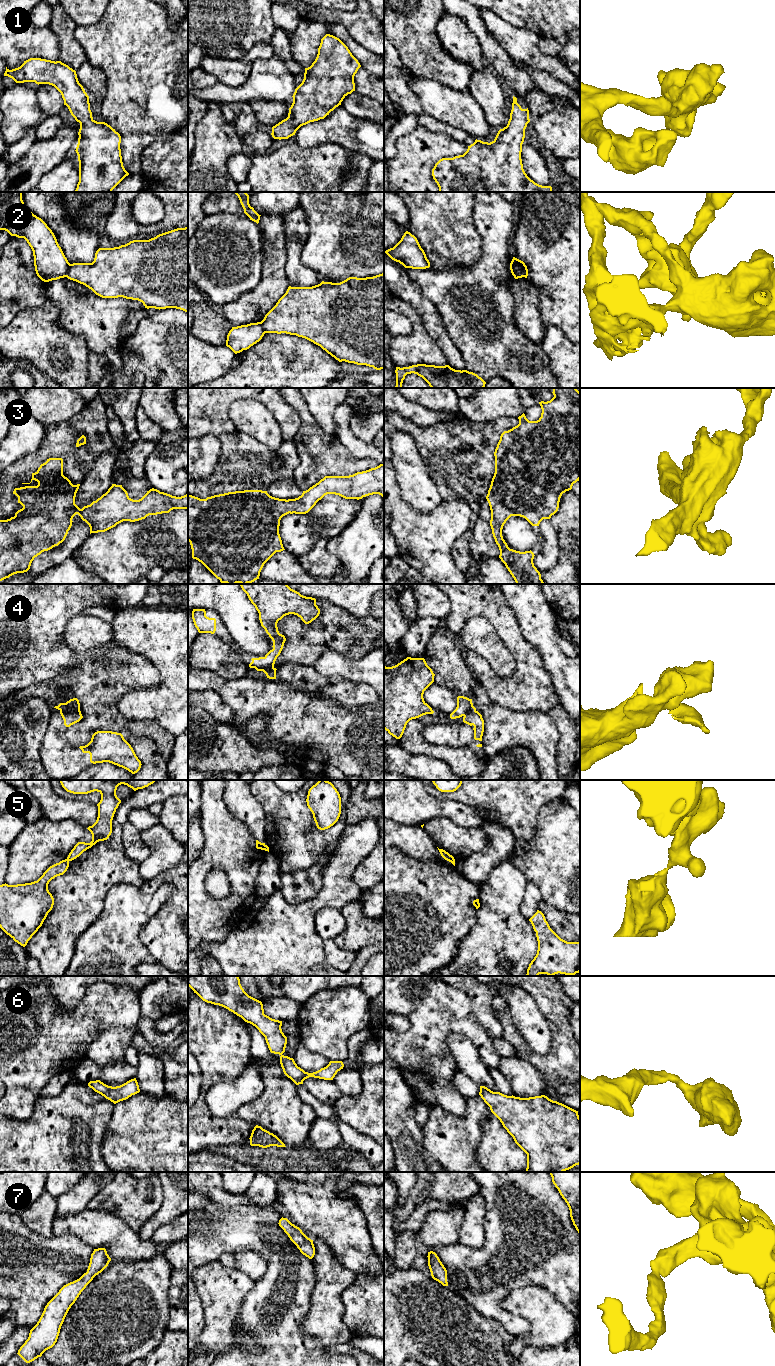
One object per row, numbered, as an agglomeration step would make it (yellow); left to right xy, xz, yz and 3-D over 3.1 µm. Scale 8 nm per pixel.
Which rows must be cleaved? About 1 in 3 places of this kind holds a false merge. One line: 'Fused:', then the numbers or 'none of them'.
Fused: 2, 4, 5

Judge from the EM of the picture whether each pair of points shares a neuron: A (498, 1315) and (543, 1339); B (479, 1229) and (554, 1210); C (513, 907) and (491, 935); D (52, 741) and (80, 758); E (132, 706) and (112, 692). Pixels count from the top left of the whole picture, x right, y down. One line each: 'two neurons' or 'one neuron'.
A: two neurons
B: two neurons
C: one neuron
D: one neuron
E: two neurons

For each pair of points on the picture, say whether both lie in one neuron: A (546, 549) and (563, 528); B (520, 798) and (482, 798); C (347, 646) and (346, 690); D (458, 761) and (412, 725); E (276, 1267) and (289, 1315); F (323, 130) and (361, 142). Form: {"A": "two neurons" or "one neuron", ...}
{"A": "two neurons", "B": "one neuron", "C": "two neurons", "D": "one neuron", "E": "one neuron", "F": "one neuron"}

